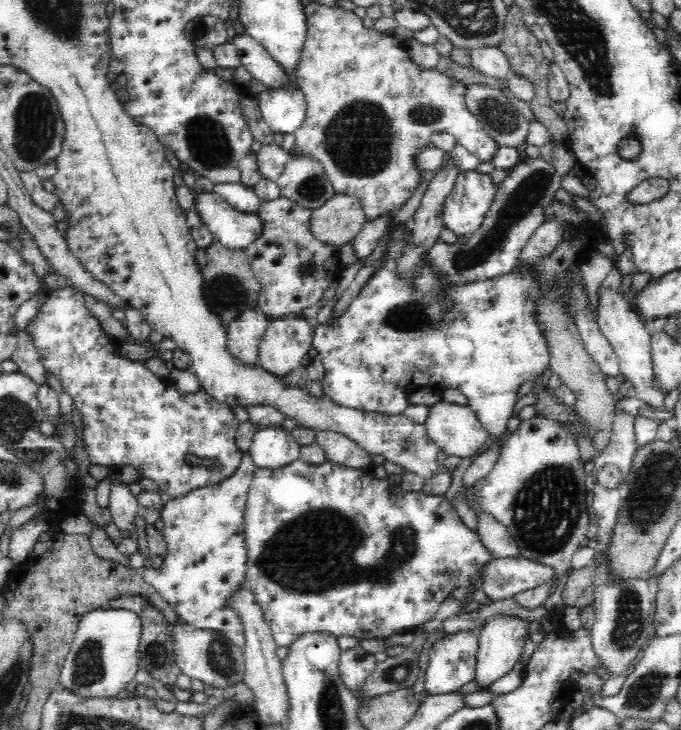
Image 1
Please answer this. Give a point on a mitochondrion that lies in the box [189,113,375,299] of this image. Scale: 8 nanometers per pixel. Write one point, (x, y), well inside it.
(308, 270)

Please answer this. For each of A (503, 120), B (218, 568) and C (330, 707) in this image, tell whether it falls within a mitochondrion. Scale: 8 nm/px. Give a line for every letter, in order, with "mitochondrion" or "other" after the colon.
A: mitochondrion
B: other
C: mitochondrion

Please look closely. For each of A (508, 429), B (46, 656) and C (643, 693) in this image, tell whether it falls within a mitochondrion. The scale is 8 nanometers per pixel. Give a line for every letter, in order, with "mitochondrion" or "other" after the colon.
A: other
B: mitochondrion
C: mitochondrion

